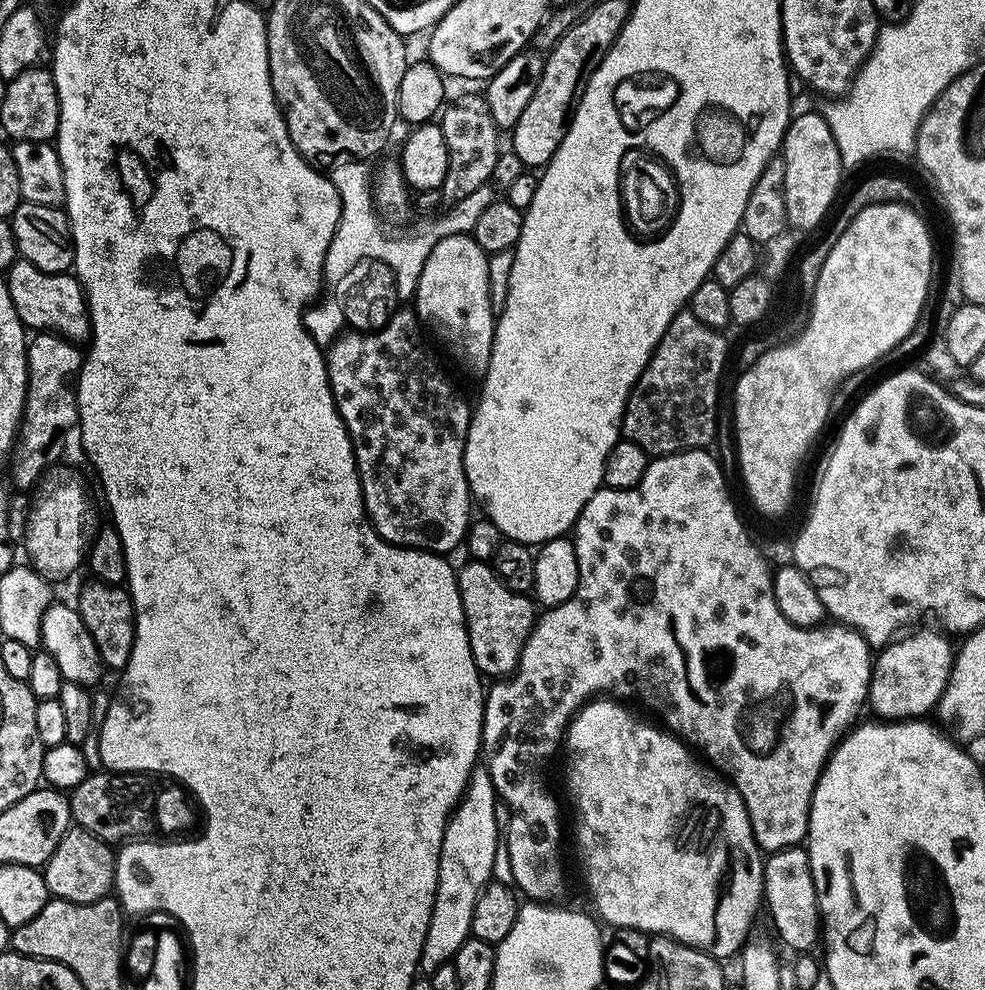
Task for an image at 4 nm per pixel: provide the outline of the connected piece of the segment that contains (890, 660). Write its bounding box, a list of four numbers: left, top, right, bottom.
[867,627,954,721]

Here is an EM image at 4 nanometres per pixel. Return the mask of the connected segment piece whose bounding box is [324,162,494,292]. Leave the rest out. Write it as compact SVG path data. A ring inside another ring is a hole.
M340 162L331 169L330 179L340 195L340 221L324 259L324 272L332 272L332 276L344 276L344 272L356 264L356 256L384 256L384 260L396 260L396 272L400 272L400 280L404 280L404 284L408 284L408 288L415 292L422 266L426 266L426 258L430 258L430 250L434 250L434 246L438 246L438 242L447 236L471 234L486 206L493 202L492 187L489 183L479 186L462 201L451 205L445 216L436 214L431 218L422 218L412 229L404 228L401 232L384 232L385 221L374 199L374 180L370 168L368 172L364 164L367 163Z

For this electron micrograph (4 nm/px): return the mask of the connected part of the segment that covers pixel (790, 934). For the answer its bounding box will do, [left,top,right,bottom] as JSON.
[764,847,822,954]

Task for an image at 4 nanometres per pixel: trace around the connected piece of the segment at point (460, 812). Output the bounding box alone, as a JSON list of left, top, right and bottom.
[419,766,502,974]

